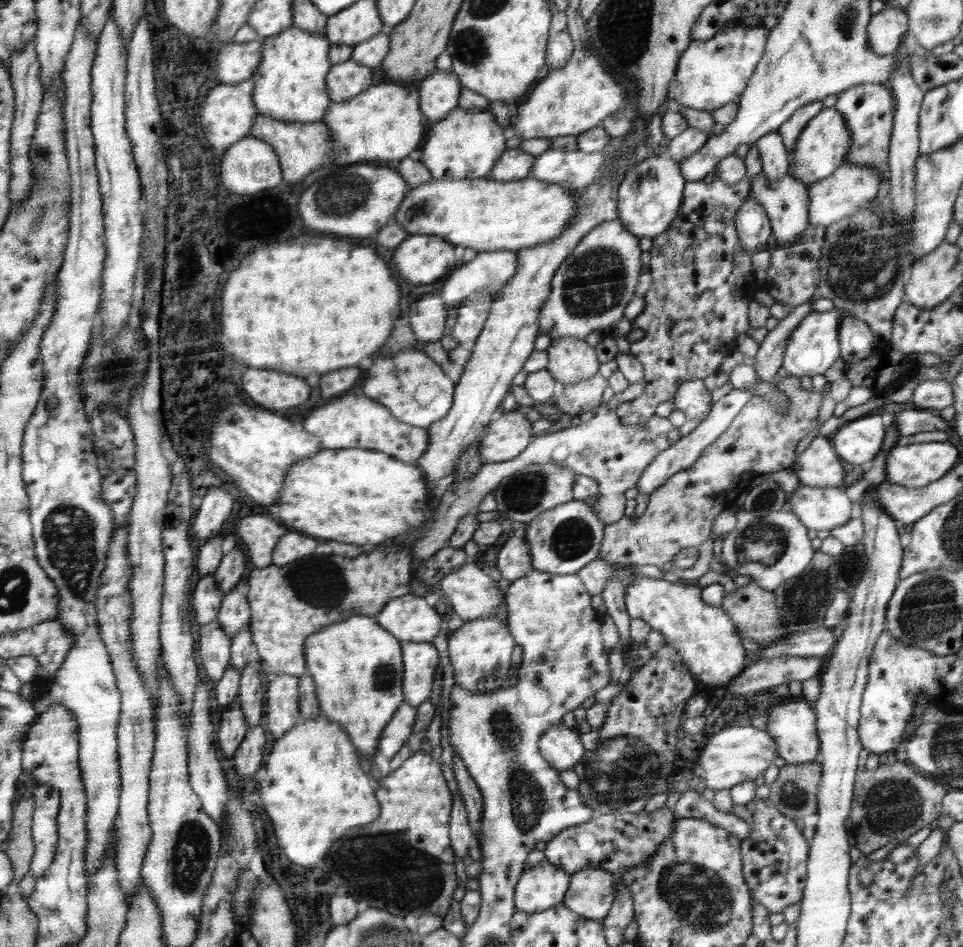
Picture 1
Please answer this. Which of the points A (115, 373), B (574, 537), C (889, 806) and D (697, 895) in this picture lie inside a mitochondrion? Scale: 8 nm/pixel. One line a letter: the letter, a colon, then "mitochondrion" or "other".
A: mitochondrion
B: mitochondrion
C: mitochondrion
D: mitochondrion

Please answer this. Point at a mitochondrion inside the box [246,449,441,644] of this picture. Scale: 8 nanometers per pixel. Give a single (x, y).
(329, 579)

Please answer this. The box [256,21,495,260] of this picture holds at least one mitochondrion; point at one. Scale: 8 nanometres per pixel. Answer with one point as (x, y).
(340, 197)

